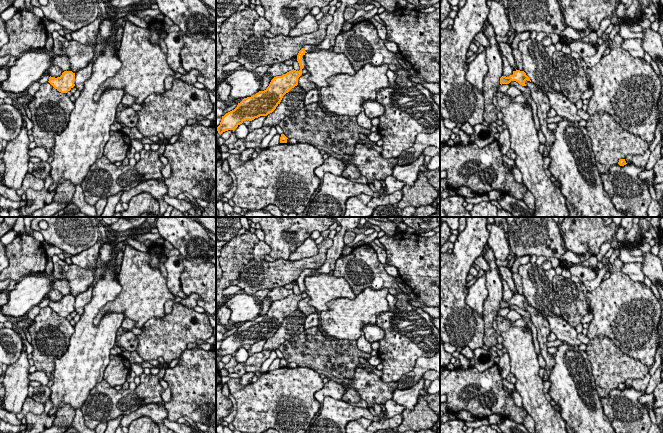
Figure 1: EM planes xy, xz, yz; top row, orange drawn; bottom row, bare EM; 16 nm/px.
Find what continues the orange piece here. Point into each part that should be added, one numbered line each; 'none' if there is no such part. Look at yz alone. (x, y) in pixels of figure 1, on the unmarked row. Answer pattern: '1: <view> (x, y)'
none

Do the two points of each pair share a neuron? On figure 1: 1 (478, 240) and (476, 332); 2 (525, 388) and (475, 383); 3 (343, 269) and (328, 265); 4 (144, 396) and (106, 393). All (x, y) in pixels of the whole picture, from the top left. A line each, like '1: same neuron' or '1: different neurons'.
1: same neuron
2: different neurons
3: different neurons
4: same neuron

